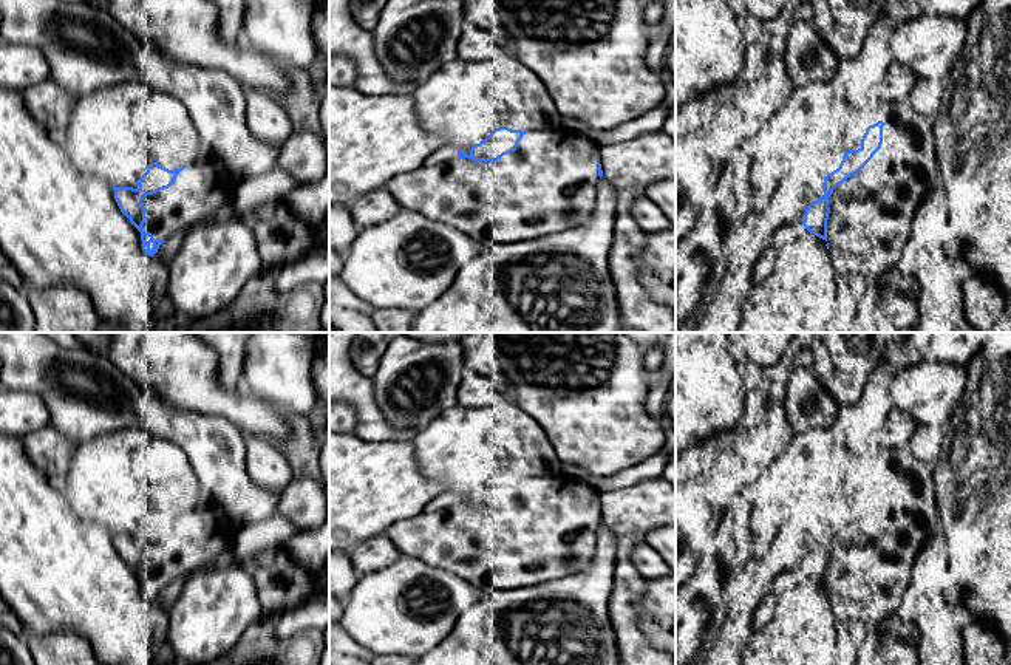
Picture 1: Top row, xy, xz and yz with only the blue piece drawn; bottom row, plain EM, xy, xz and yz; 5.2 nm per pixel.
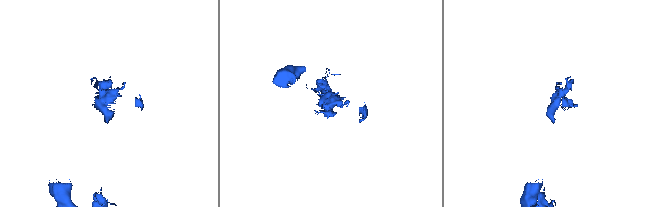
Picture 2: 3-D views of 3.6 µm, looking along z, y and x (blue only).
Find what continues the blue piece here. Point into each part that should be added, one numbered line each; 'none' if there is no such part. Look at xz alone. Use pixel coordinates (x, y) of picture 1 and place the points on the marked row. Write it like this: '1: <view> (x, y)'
1: xz (549, 184)

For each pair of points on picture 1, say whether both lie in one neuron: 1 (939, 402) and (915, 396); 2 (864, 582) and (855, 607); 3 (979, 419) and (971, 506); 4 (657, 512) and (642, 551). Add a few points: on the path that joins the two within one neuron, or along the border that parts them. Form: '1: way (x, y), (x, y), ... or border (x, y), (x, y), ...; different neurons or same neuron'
1: way (932, 399), (922, 396); same neuron
2: way (858, 588), (855, 600); same neuron
3: way (979, 441), (979, 484); same neuron
4: border (637, 542), (631, 562), (643, 579); different neurons

